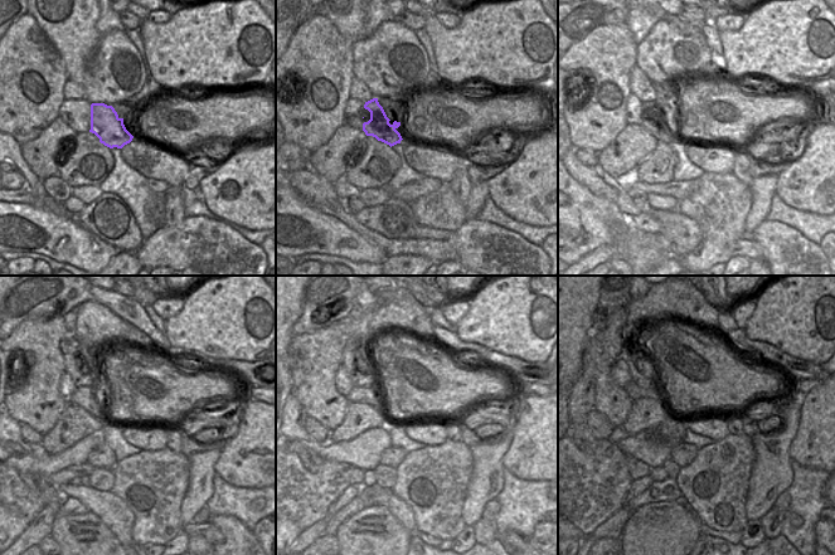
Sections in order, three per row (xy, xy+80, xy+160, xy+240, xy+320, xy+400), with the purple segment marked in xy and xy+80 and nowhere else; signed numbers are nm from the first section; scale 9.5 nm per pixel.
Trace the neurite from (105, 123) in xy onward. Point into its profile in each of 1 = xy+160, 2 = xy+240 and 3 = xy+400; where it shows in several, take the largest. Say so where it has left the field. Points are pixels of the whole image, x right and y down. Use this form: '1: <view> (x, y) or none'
1: xy+160 (658, 126)
2: xy+240 (83, 397)
3: xy+400 (634, 390)

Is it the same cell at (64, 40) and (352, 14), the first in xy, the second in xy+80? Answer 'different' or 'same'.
same

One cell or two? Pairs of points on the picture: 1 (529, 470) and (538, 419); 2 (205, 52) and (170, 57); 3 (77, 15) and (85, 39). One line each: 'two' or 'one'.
1: one
2: one
3: one

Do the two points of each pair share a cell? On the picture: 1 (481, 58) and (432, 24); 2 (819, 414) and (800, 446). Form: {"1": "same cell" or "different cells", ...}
{"1": "same cell", "2": "same cell"}

